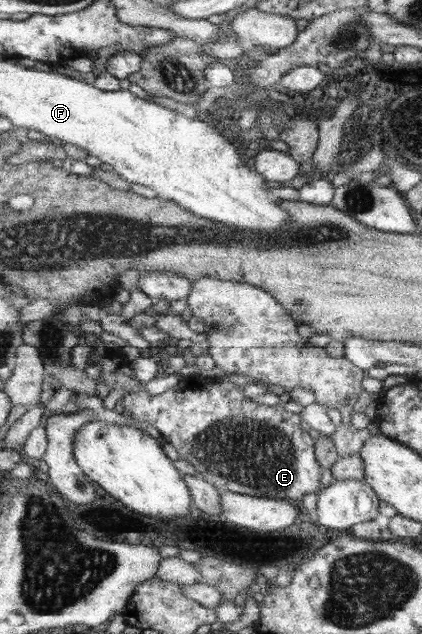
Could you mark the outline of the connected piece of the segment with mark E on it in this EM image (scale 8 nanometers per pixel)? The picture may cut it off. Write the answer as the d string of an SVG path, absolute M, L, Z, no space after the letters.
M107 347L107 351L103 354L99 354L99 352L94 354L93 352L92 363L96 363L101 367L102 375L100 382L104 382L108 386L109 392L115 390L126 391L119 408L121 408L128 416L132 415L132 418L136 418L136 420L146 420L151 426L157 428L166 439L166 442L171 443L179 452L180 458L187 459L193 464L198 470L199 475L207 479L211 484L214 484L220 492L237 492L244 495L251 494L251 496L256 497L291 499L293 502L297 500L297 503L299 503L305 494L309 494L310 492L318 494L323 488L325 488L325 486L321 485L321 476L323 476L324 467L320 464L319 457L316 455L316 439L313 438L308 431L303 432L303 428L301 428L303 416L301 416L300 413L296 414L293 412L287 412L287 410L284 410L281 406L273 407L258 404L255 401L251 401L249 396L245 396L244 386L235 385L229 381L218 381L213 378L206 378L200 374L193 374L191 377L186 378L181 387L177 389L168 390L163 394L153 396L136 377L135 369L129 364L125 357L123 357L118 350L113 350L110 347Z

